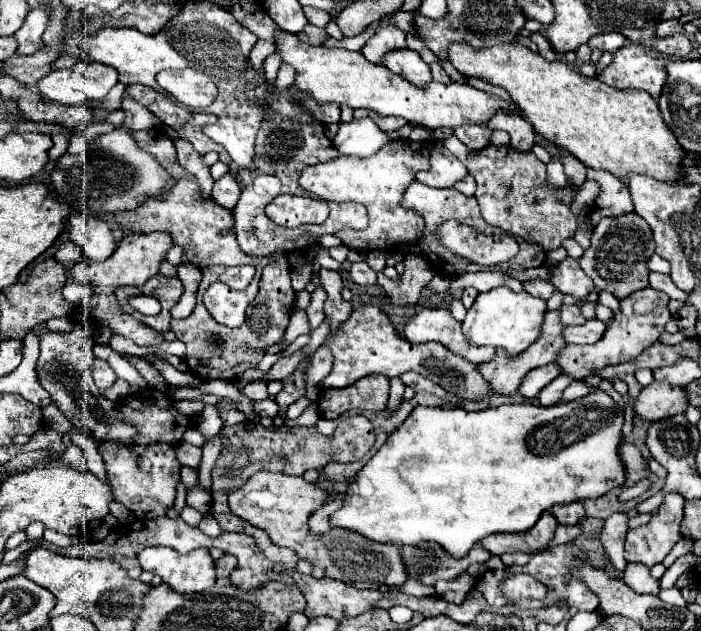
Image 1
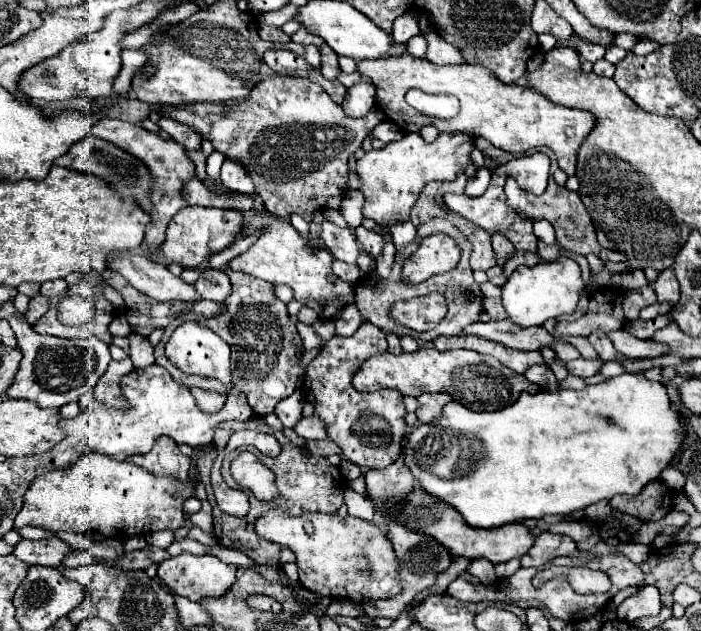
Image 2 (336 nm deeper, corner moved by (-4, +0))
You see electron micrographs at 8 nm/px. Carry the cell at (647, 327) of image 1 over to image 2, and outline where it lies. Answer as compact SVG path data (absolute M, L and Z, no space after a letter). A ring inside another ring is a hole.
M667 268L659 274L653 288L655 288L659 304L677 304L679 302L679 282L671 268Z

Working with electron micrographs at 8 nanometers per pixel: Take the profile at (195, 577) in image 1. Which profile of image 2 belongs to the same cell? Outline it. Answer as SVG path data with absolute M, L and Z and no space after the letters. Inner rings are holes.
M185 552L175 558L163 560L157 568L159 580L165 586L169 586L173 592L187 596L191 602L199 602L205 596L215 596L215 598L223 596L223 592L227 592L227 588L231 588L231 584L235 582L235 572L237 572L237 566L225 564L215 556L209 556L209 554L193 556L193 554L185 554Z

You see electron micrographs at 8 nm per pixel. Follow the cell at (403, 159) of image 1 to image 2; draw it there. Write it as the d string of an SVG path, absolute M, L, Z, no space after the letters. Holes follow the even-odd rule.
M411 132L397 142L389 142L381 150L367 152L357 160L357 176L361 180L359 192L365 196L363 216L385 226L409 220L409 212L417 202L421 188L429 180L455 180L459 170L463 172L469 164L471 148L473 138L463 132L441 132L435 142L425 142L419 132Z

